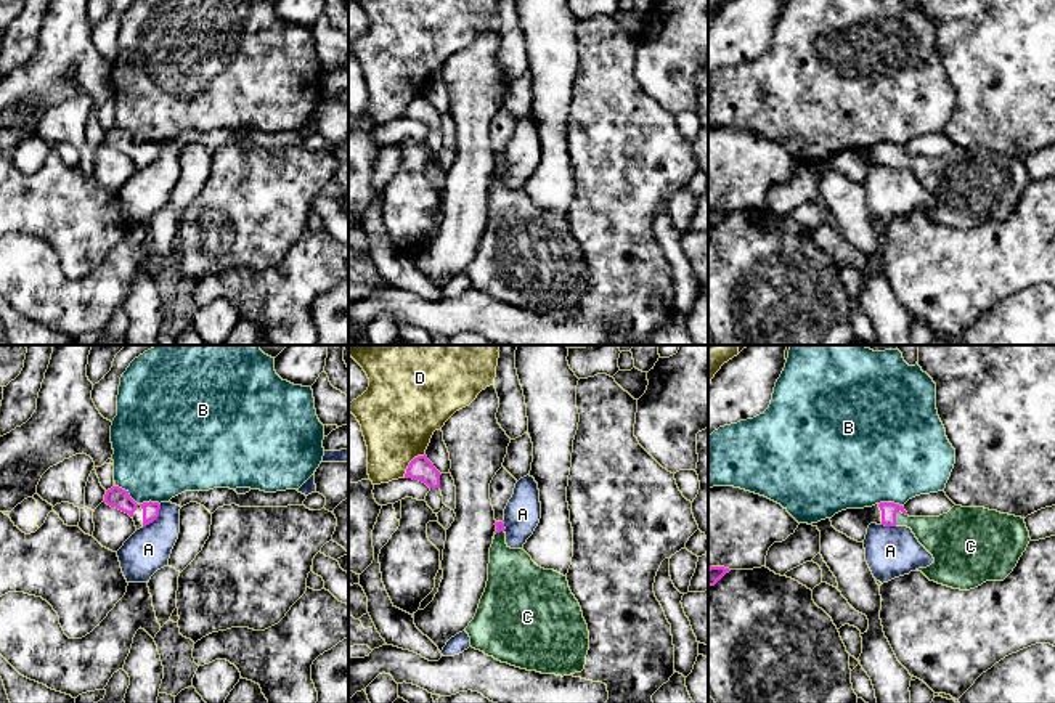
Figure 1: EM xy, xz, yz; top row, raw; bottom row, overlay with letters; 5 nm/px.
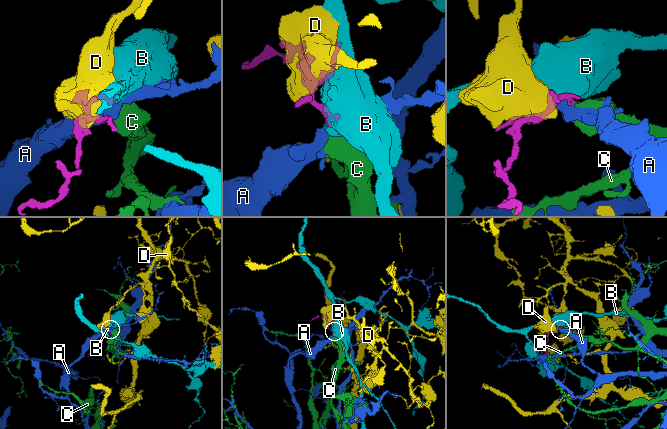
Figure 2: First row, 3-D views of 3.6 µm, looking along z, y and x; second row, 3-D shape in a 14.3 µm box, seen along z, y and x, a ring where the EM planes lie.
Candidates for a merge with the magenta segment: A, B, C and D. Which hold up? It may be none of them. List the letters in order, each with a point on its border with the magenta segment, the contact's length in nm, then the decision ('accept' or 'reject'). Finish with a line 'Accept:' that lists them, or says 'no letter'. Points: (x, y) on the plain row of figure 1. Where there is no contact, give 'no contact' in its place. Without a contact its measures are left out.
A: xy (156, 158) | 150 nm | reject
B: xy (127, 134) | 150 nm | reject
C: yz (895, 158) | 90 nm | accept
D: xz (410, 103) | 170 nm | reject
Accept: C

